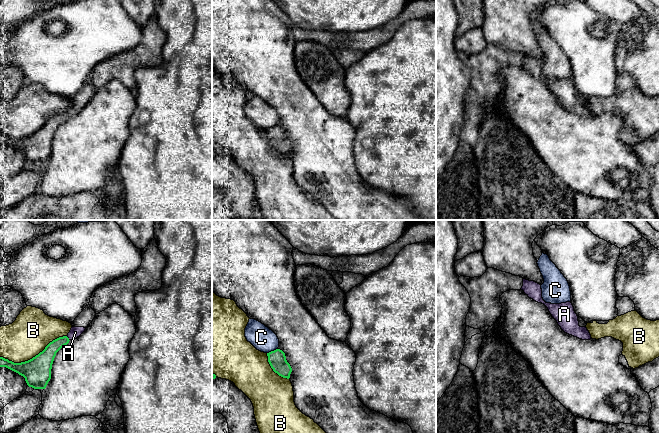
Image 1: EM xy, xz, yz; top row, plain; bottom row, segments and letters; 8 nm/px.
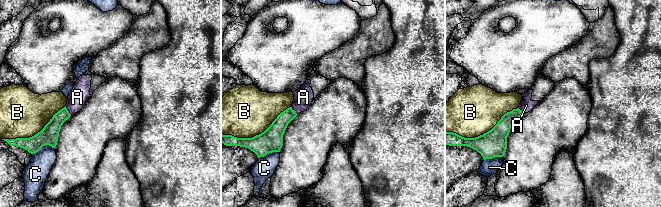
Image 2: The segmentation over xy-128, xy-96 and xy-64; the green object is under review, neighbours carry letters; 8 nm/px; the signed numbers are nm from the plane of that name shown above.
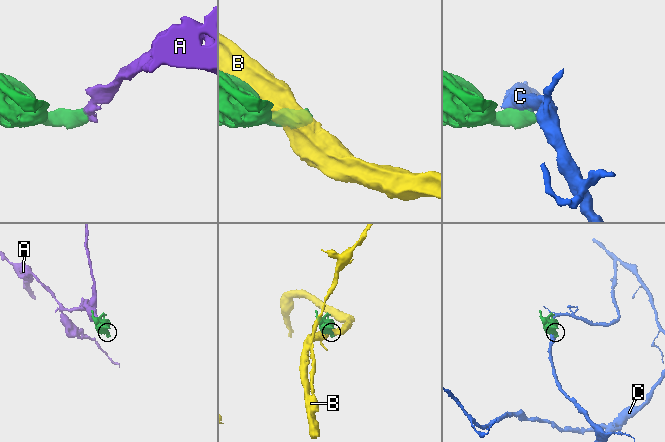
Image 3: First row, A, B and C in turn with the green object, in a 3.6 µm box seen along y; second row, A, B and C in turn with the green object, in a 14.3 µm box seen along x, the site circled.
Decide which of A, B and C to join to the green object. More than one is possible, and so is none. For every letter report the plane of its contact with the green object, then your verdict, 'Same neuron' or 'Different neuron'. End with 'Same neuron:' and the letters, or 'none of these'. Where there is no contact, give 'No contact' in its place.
A: Touches green in xy. Same neuron
B: Touches green in xy. Different neuron
C: Touches green in xz. Different neuron
Same neuron: A

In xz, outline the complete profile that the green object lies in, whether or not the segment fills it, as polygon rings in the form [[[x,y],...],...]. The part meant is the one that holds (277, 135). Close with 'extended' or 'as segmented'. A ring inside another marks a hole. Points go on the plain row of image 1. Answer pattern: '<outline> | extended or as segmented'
[[[276,125],[267,129],[267,132],[268,138],[273,147],[279,152],[289,155],[292,144],[286,136],[285,129],[280,125]]] | as segmented

